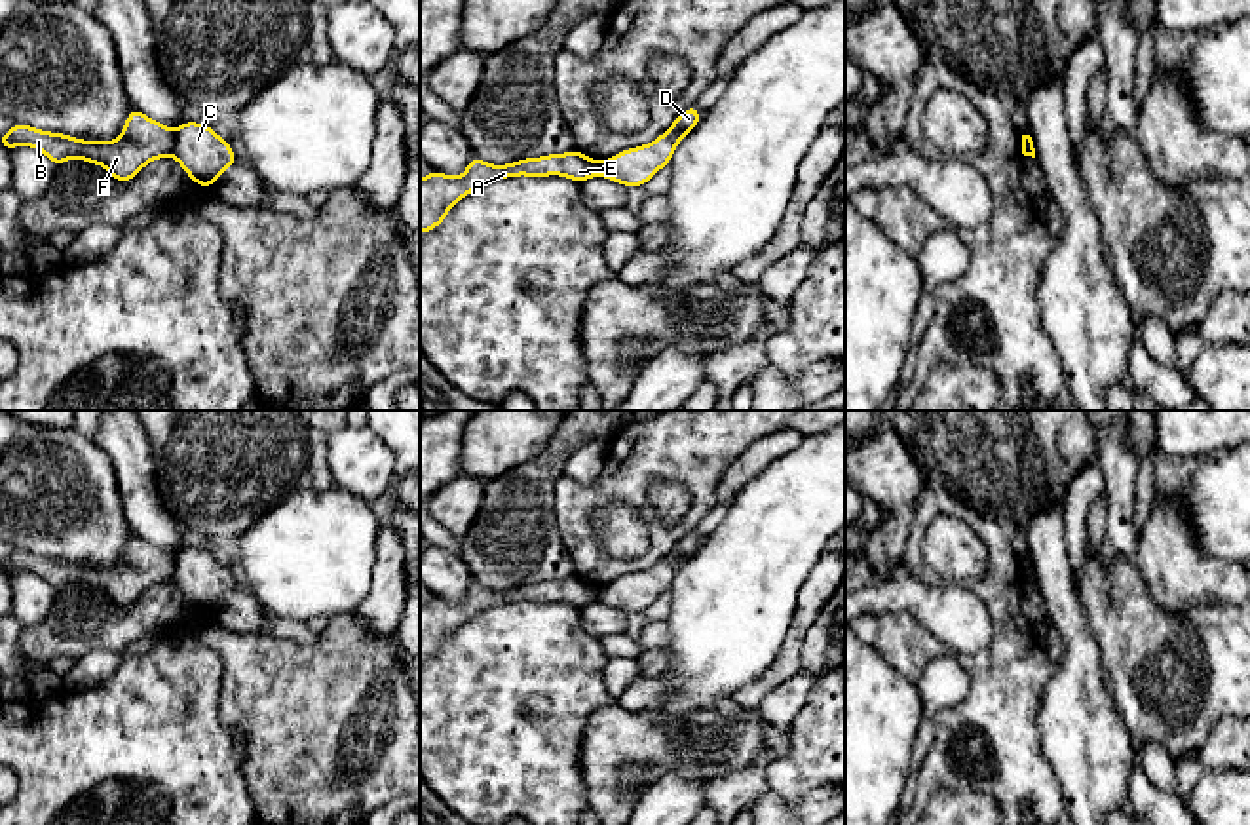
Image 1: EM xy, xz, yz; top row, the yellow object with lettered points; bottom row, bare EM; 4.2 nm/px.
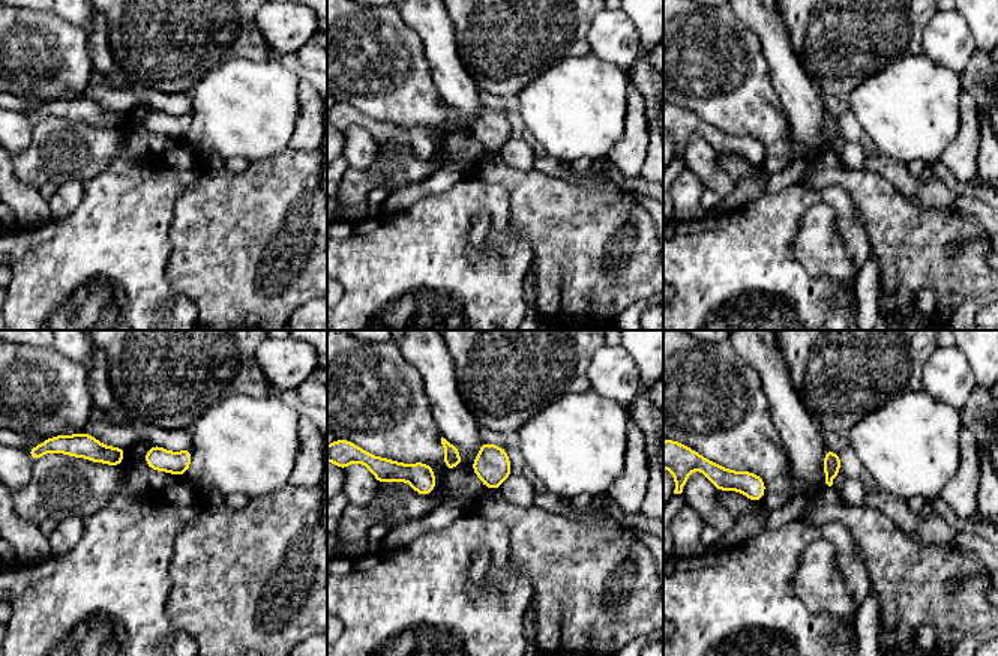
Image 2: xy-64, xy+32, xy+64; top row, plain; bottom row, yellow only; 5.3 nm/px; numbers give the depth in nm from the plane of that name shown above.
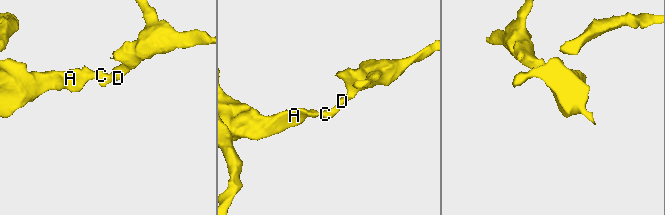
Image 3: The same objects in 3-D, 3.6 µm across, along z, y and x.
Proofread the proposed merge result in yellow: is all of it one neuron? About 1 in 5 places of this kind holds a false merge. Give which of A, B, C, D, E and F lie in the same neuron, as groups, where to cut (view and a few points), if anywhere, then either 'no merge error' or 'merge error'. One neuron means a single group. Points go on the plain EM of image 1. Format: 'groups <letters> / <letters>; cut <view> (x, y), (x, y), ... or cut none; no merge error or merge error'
groups A B E F / C D; cut xy (175, 557), (171, 580); merge error

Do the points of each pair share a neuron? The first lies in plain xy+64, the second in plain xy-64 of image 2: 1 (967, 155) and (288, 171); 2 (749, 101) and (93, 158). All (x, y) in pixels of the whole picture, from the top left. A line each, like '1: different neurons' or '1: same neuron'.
1: different neurons
2: different neurons

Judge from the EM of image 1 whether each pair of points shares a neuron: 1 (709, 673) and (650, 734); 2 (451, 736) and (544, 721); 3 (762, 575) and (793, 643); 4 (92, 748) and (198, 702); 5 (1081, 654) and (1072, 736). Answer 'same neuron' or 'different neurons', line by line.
1: different neurons
2: same neuron
3: different neurons
4: same neuron
5: same neuron

